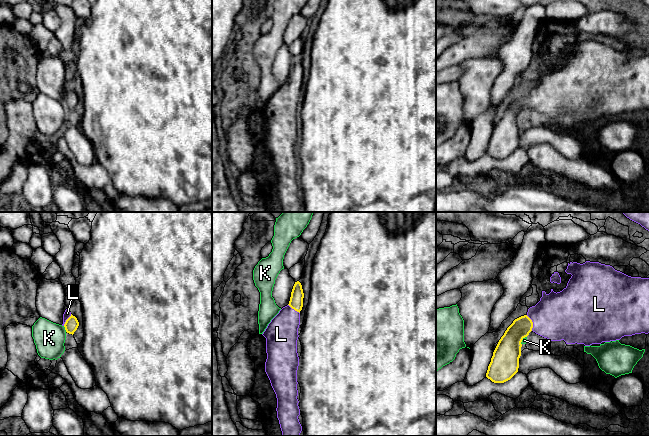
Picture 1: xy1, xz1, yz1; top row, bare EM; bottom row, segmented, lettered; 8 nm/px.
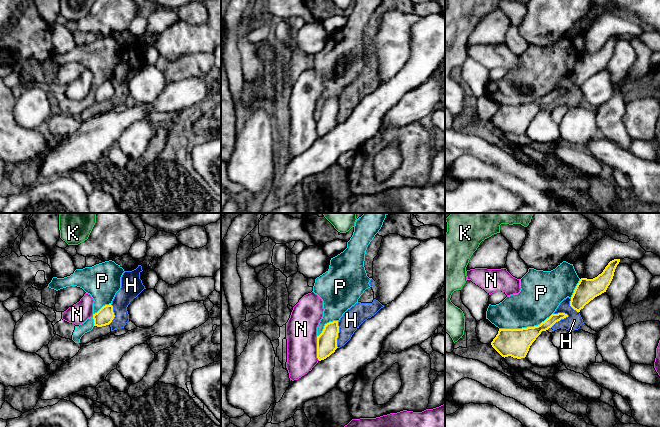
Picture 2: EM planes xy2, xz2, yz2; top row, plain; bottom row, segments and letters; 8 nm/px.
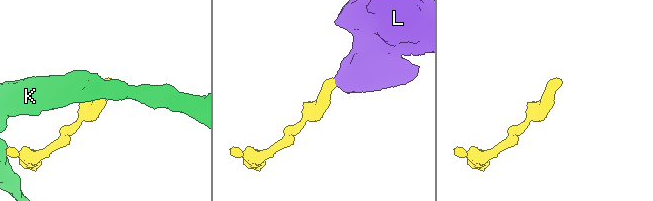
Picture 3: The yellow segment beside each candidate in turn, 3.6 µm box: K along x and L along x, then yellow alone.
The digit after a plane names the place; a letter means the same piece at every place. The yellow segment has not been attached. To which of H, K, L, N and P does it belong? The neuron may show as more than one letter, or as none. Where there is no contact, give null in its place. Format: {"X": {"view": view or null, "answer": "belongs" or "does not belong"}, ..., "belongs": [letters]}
{"H": {"view": "yz2", "answer": "does not belong"}, "K": {"view": "xy1", "answer": "does not belong"}, "L": {"view": "yz1", "answer": "belongs"}, "N": {"view": "xz2", "answer": "does not belong"}, "P": {"view": "yz2", "answer": "does not belong"}, "belongs": ["L"]}

